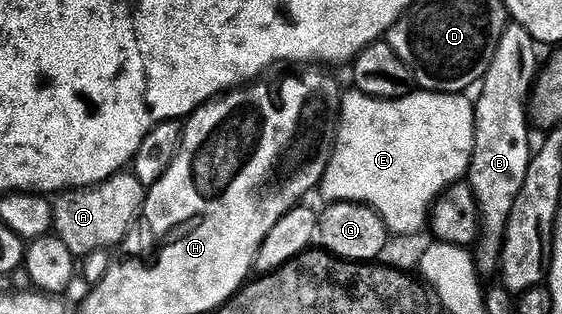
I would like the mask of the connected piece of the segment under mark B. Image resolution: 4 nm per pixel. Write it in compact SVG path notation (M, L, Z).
M508 24L499 38L499 46L491 57L491 66L483 76L475 101L475 150L471 156L469 184L478 205L483 253L487 257L500 256L509 215L531 162L533 144L527 134L527 111L523 104L531 93L531 83L537 79L535 67L539 57L535 49L537 42L525 27Z

